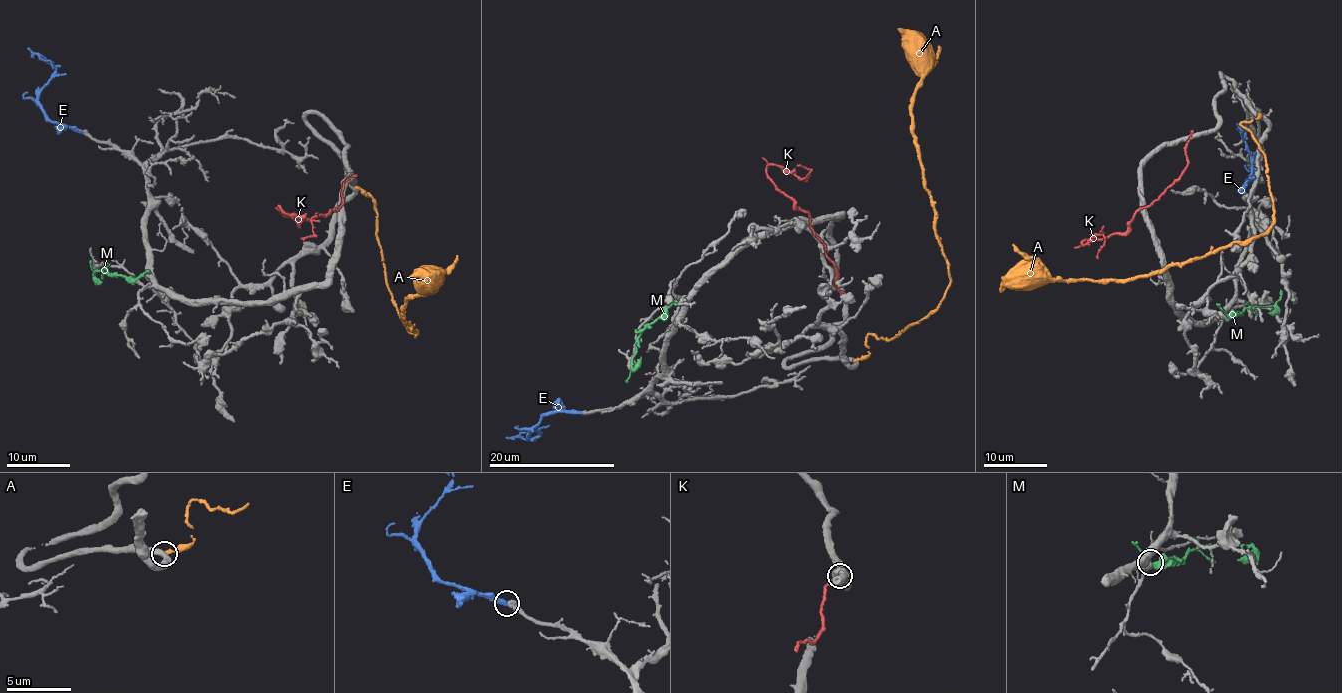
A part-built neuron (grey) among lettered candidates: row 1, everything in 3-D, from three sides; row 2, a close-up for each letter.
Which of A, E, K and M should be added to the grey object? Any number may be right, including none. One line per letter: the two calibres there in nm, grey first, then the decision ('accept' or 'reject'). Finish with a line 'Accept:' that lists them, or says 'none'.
A: 440/280 nm | reject
E: 400/320 nm | accept
K: 500/300 nm | reject
M: 360/320 nm | reject
Accept: E

